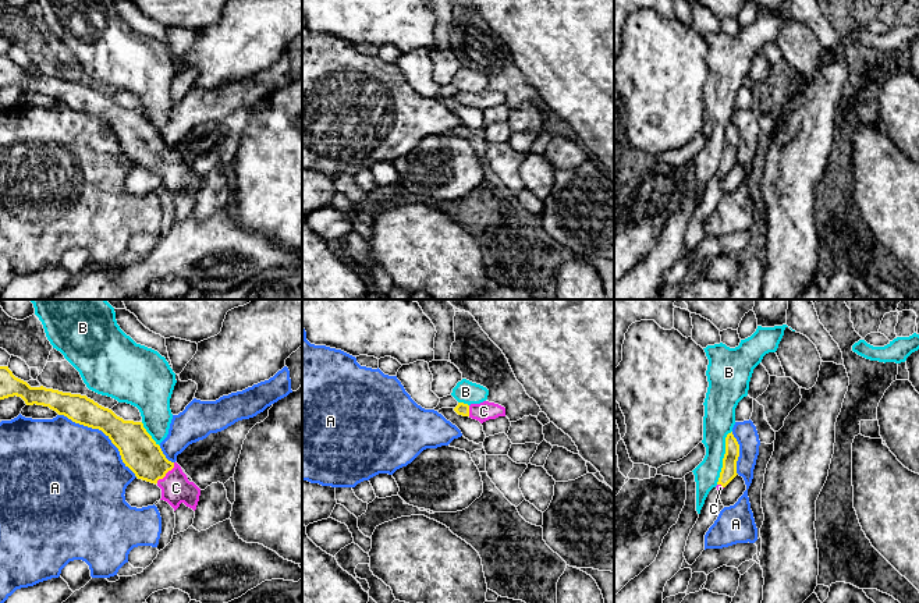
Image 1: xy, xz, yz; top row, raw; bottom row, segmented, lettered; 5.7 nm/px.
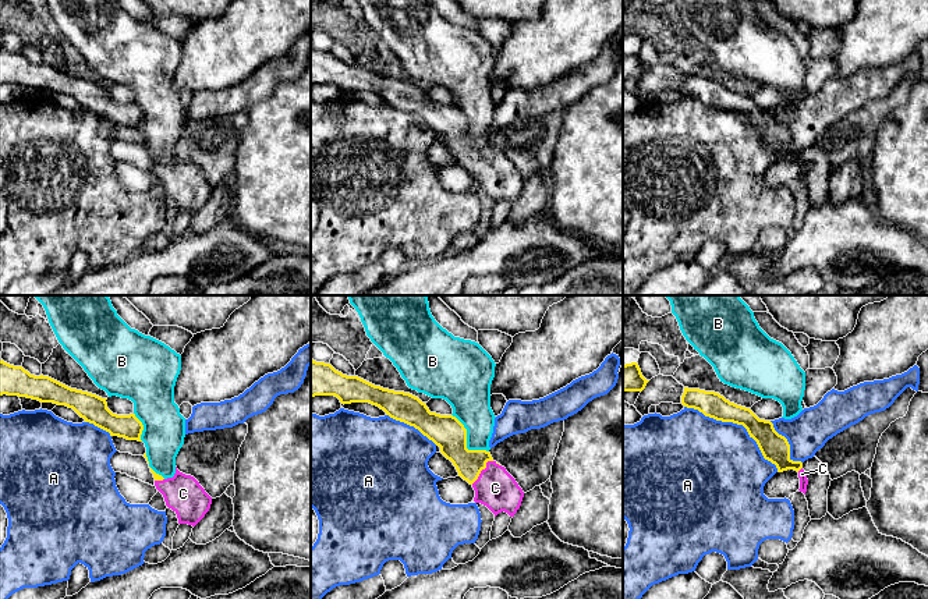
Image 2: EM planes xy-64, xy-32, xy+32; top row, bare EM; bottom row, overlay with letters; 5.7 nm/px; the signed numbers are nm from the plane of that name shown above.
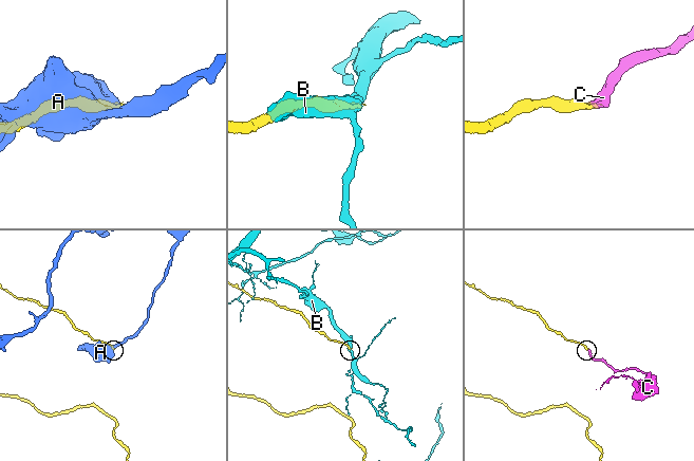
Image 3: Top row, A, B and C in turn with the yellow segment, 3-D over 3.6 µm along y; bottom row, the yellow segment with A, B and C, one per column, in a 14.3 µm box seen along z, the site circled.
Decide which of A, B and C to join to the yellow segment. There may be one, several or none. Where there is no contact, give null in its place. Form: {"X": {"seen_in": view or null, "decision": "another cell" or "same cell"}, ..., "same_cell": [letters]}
{"A": {"seen_in": "xy", "decision": "another cell"}, "B": {"seen_in": "yz", "decision": "another cell"}, "C": {"seen_in": "xy", "decision": "same cell"}, "same_cell": ["C"]}

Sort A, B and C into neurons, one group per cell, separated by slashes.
A / B / C

